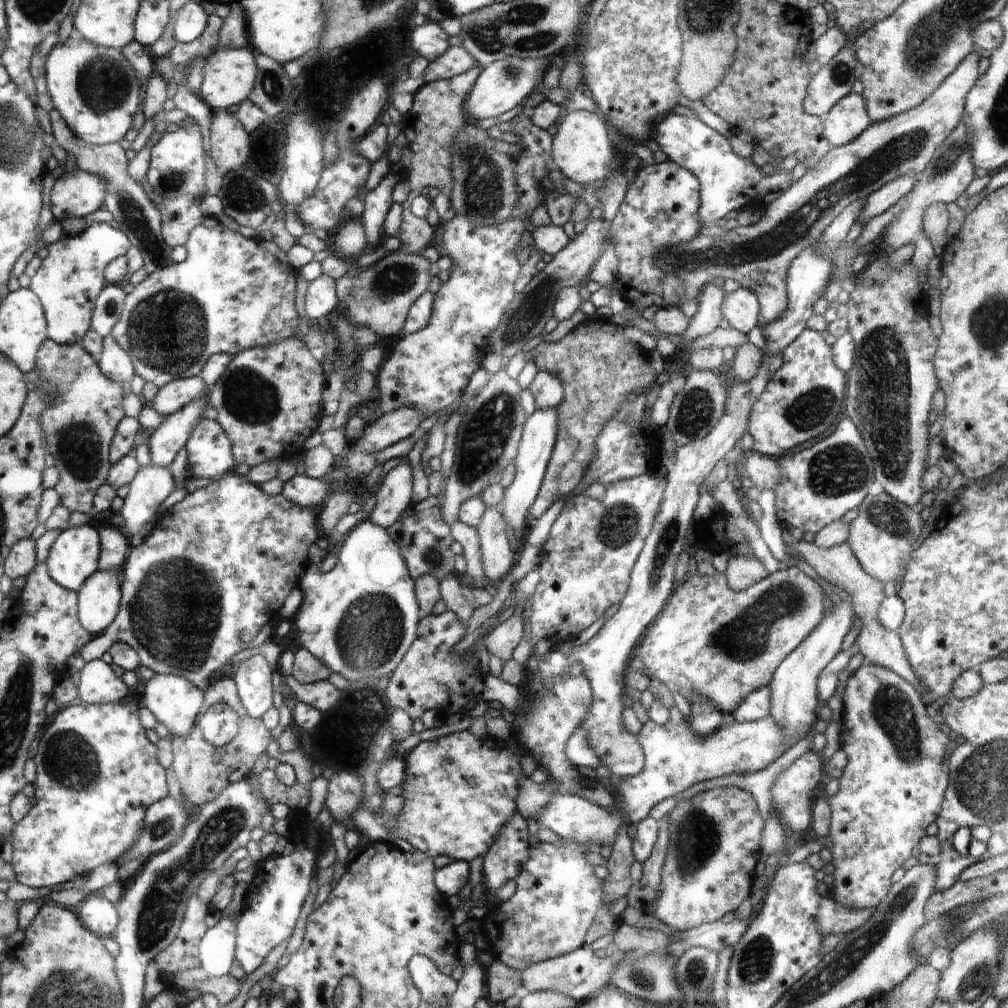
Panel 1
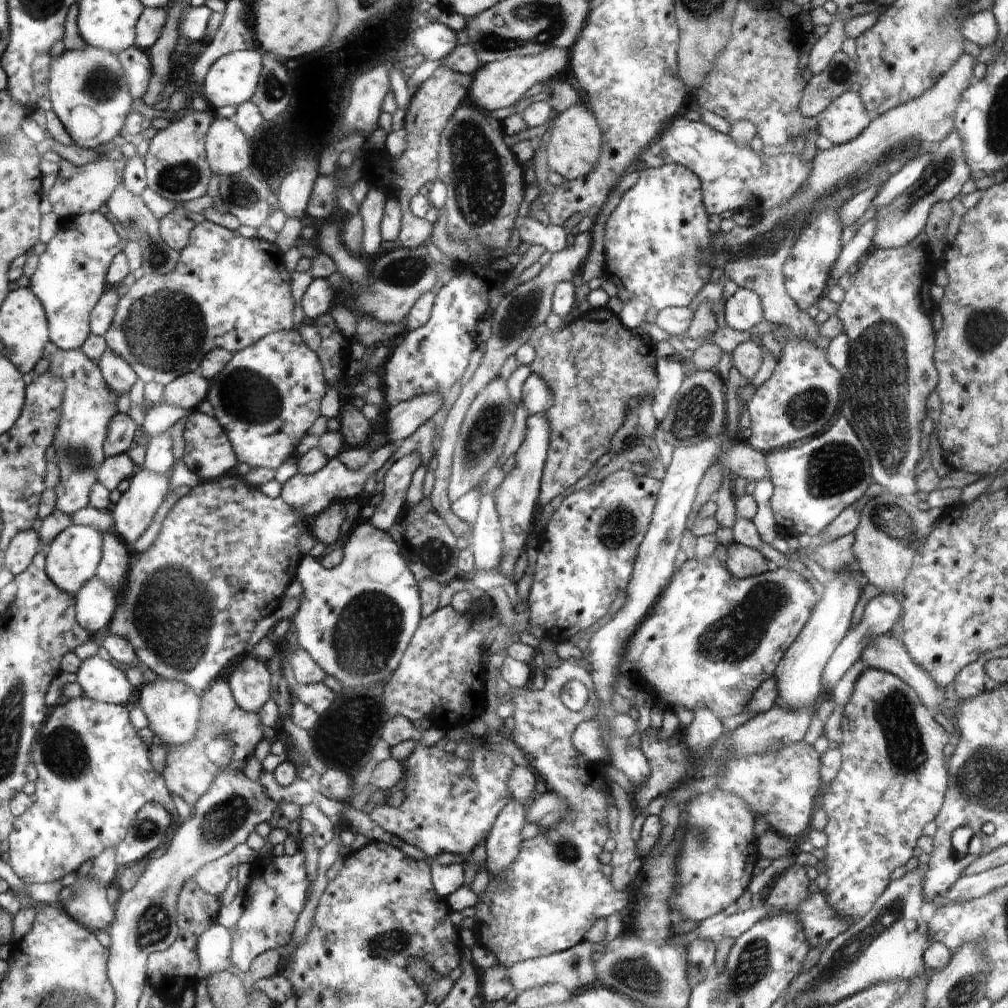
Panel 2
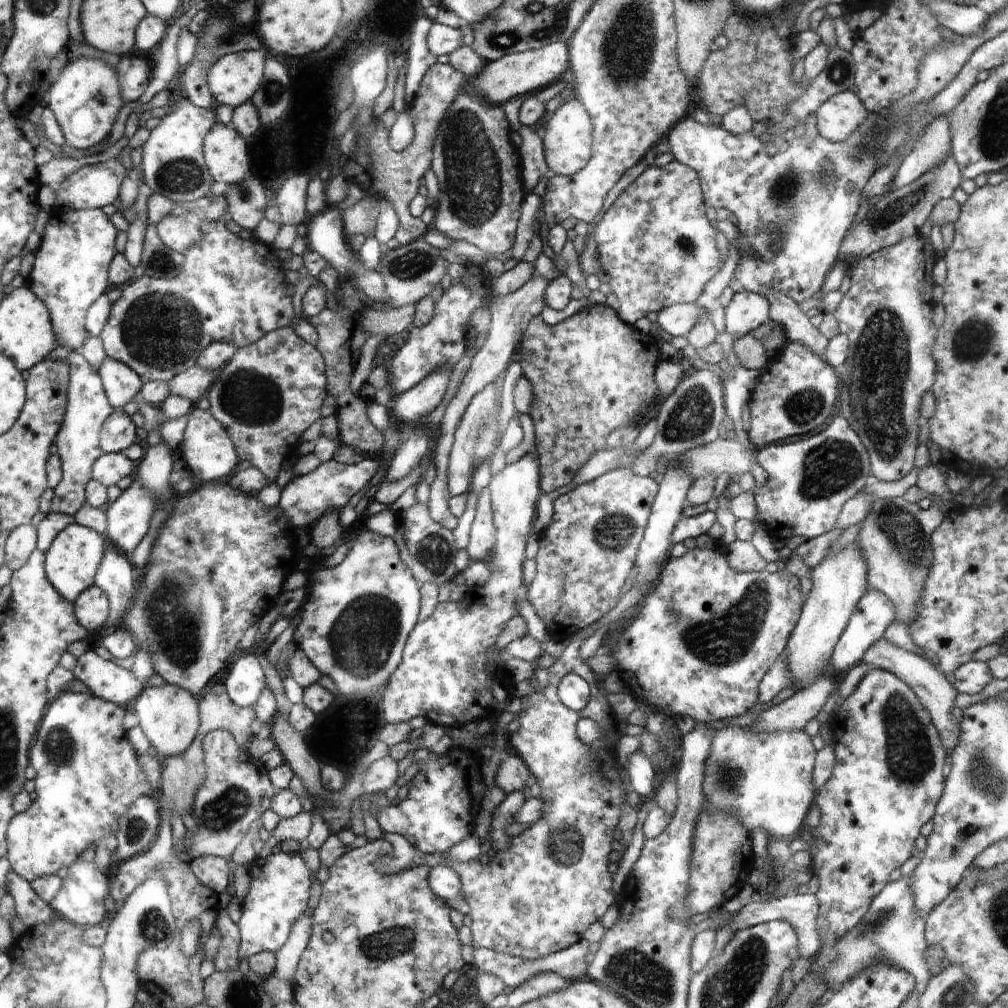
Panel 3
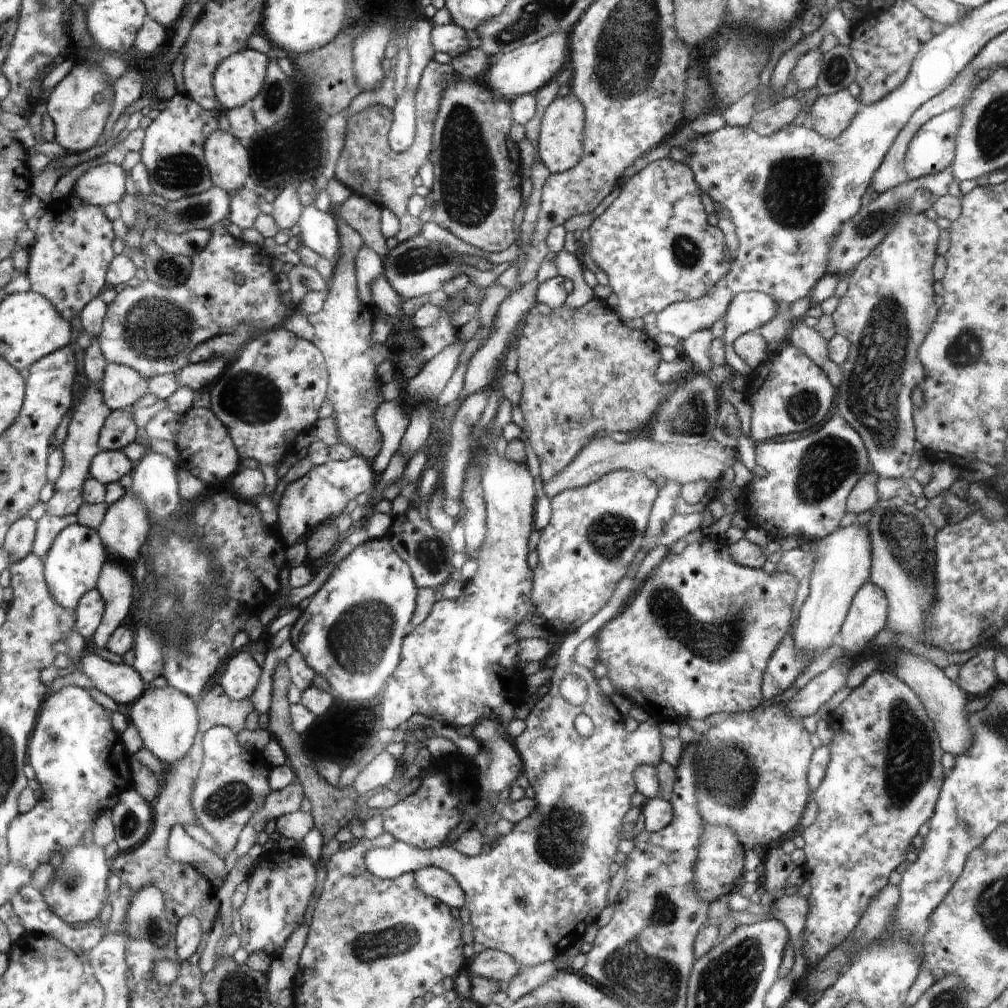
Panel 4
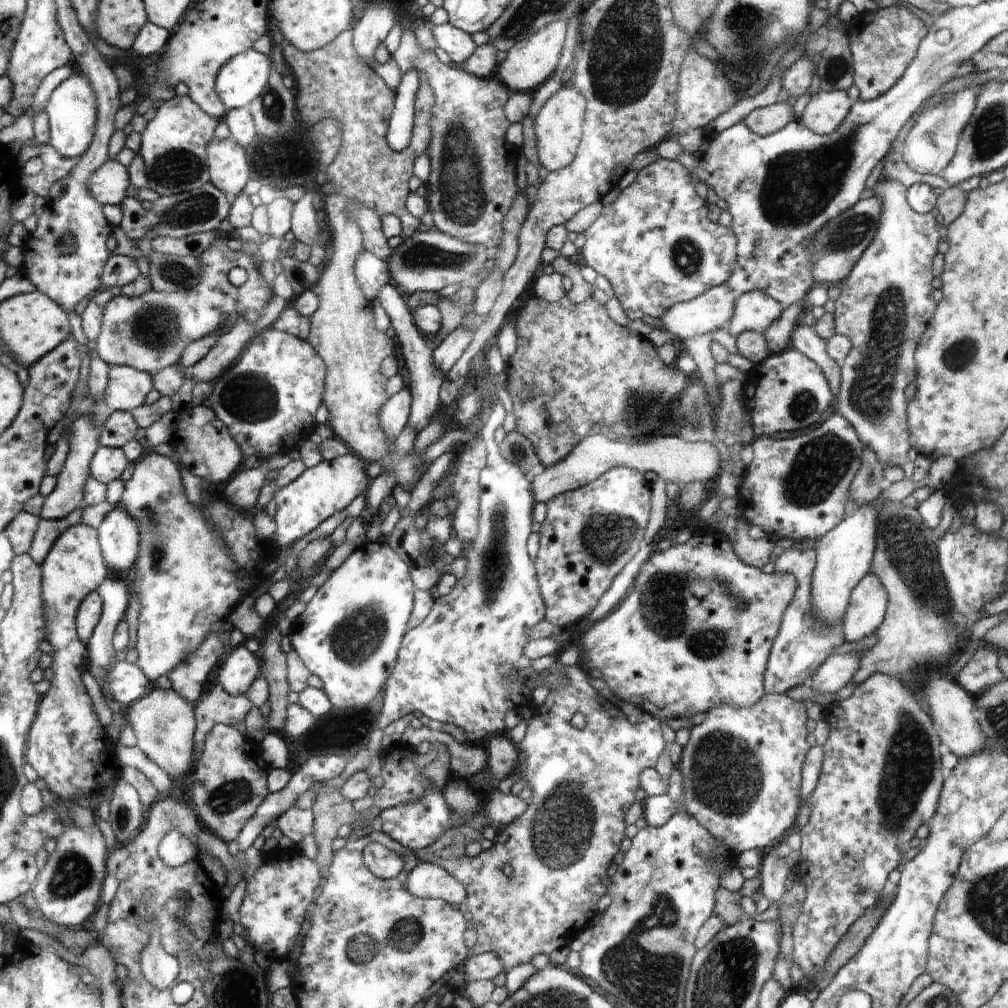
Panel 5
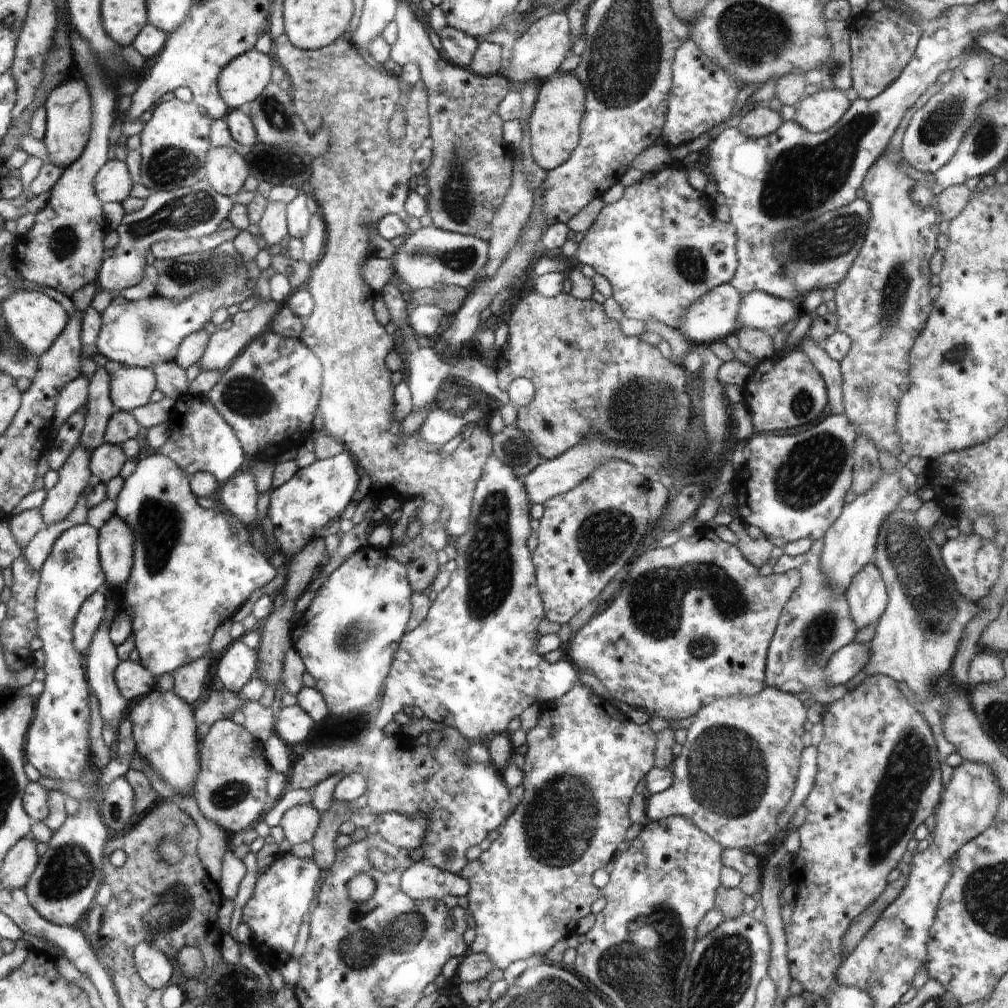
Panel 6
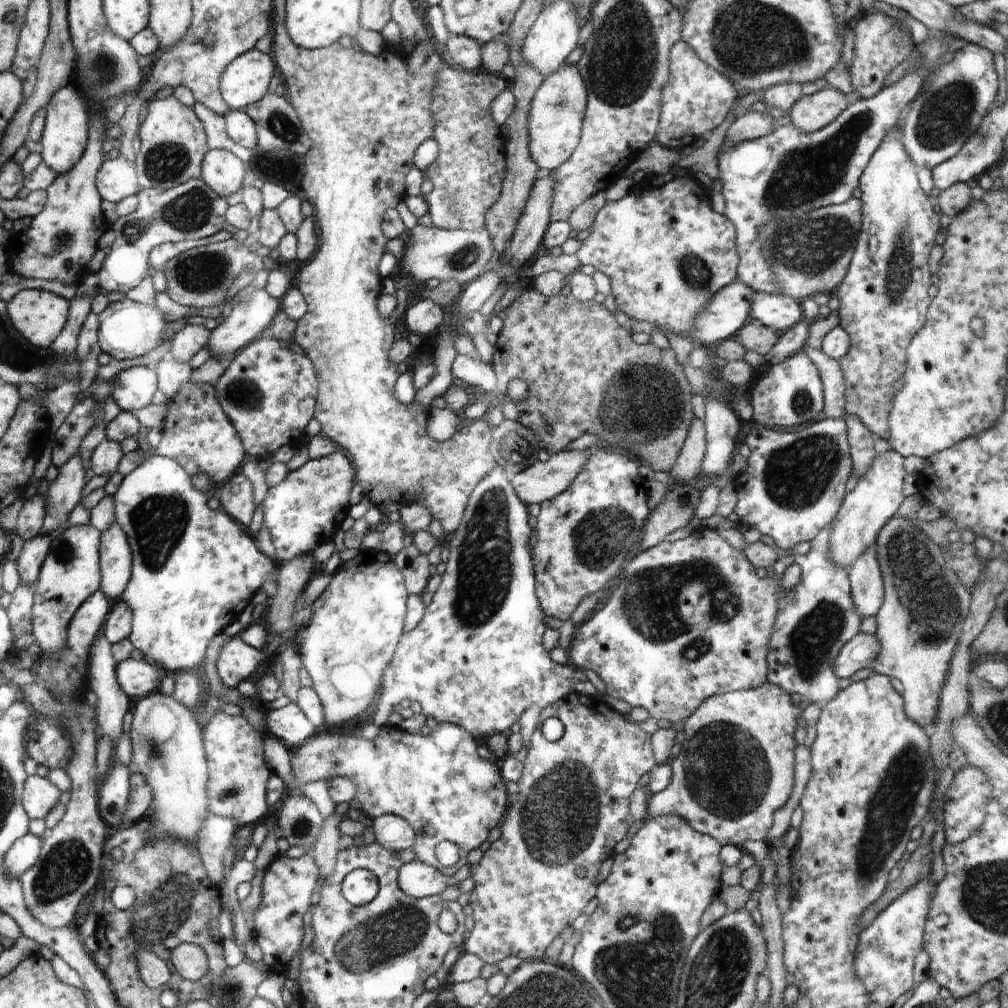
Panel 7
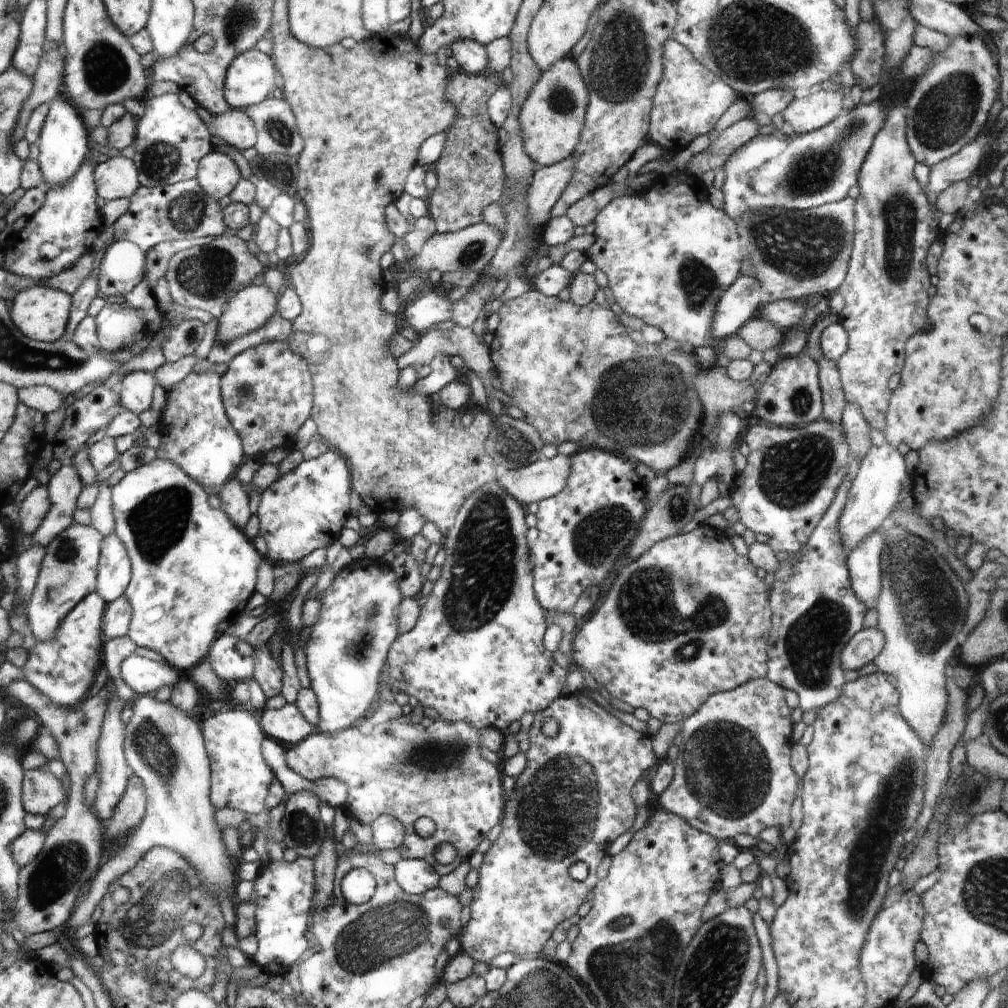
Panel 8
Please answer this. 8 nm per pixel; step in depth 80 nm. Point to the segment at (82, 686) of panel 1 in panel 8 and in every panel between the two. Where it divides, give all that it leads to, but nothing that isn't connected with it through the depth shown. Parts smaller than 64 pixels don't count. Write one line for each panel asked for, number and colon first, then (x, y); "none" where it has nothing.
2: (100, 680)
3: (106, 680)
4: (124, 684)
5: (127, 683)
6: (134, 680)
7: (139, 679)
8: (144, 676)

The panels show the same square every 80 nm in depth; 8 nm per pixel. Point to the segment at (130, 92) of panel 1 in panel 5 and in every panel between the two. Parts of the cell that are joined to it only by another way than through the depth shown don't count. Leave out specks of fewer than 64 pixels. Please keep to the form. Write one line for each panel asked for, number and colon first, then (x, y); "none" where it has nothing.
2: (88, 90)
3: (85, 98)
4: (79, 104)
5: (72, 109)

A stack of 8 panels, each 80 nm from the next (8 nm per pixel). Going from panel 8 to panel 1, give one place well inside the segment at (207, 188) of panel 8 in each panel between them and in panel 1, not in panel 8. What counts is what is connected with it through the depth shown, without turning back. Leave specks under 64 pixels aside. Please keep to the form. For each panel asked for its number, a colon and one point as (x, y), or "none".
1: (230, 143)
2: (226, 146)
3: (225, 151)
4: (228, 158)
5: (228, 165)
6: (226, 170)
7: (222, 171)

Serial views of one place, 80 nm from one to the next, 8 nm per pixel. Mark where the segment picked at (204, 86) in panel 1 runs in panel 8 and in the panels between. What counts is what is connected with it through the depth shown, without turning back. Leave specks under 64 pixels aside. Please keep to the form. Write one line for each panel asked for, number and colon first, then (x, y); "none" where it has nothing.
2: (232, 80)
3: (234, 78)
4: (239, 78)
5: (242, 79)
6: (242, 81)
7: (245, 81)
8: (250, 78)

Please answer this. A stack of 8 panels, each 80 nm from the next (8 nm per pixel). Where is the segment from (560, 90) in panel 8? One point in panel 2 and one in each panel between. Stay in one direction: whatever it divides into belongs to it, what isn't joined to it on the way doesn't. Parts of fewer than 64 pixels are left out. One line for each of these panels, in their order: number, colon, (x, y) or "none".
2: (572, 152)
3: (567, 139)
4: (560, 142)
5: (558, 126)
6: (555, 122)
7: (557, 110)

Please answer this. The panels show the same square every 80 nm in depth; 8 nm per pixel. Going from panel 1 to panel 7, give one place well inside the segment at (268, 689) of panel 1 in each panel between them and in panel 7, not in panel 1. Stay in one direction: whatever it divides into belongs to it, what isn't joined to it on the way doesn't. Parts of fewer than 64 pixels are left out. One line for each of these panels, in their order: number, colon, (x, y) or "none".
2: (249, 682)
3: (245, 683)
4: (240, 679)
5: (237, 673)
6: (235, 667)
7: (237, 661)

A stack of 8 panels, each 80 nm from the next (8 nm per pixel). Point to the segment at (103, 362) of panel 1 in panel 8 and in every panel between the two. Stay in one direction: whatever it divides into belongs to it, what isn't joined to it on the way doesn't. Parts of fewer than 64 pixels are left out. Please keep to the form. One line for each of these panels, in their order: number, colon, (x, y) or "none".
2: (120, 378)
3: (122, 385)
4: (122, 386)
5: (126, 388)
6: (130, 387)
7: (132, 389)
8: (135, 390)

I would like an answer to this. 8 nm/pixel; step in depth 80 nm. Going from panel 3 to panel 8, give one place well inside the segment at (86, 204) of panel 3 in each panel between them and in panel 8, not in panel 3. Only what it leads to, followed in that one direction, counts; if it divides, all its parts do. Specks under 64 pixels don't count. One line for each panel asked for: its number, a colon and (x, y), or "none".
4: (103, 184)
5: (108, 184)
6: (114, 181)
7: (117, 180)
8: (118, 177)

